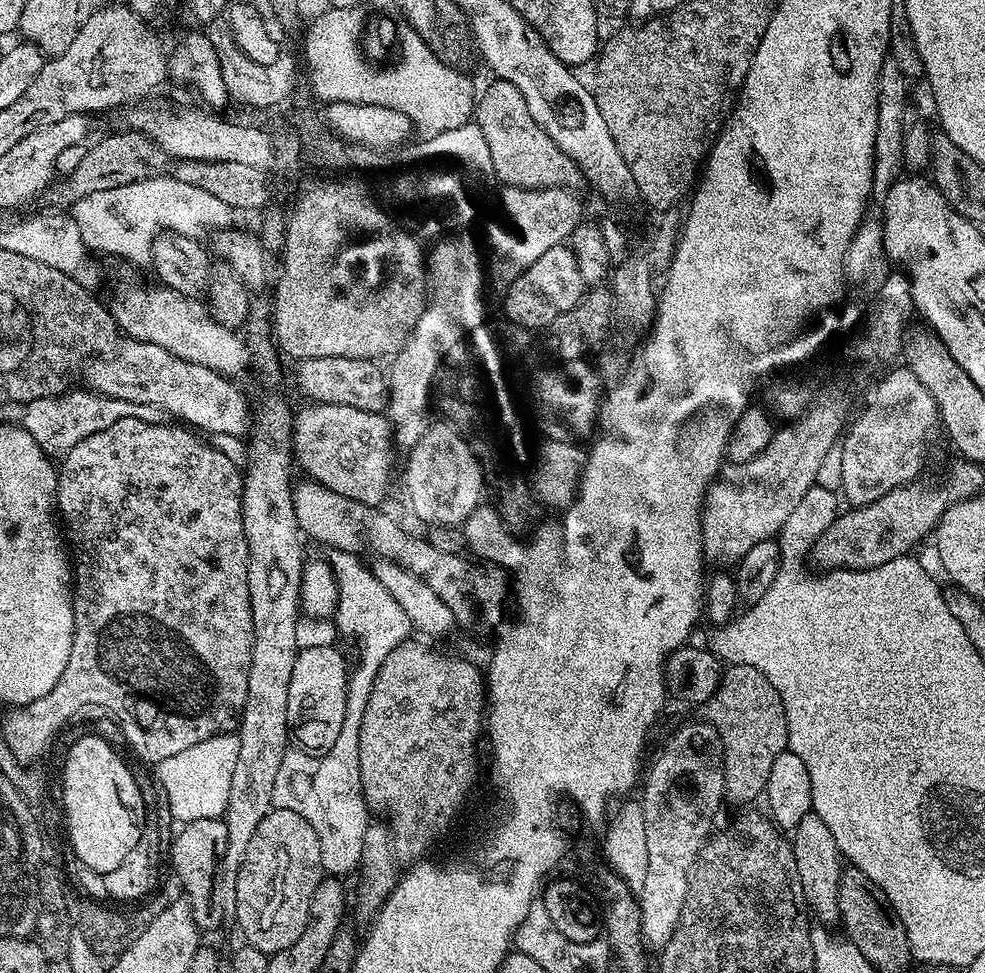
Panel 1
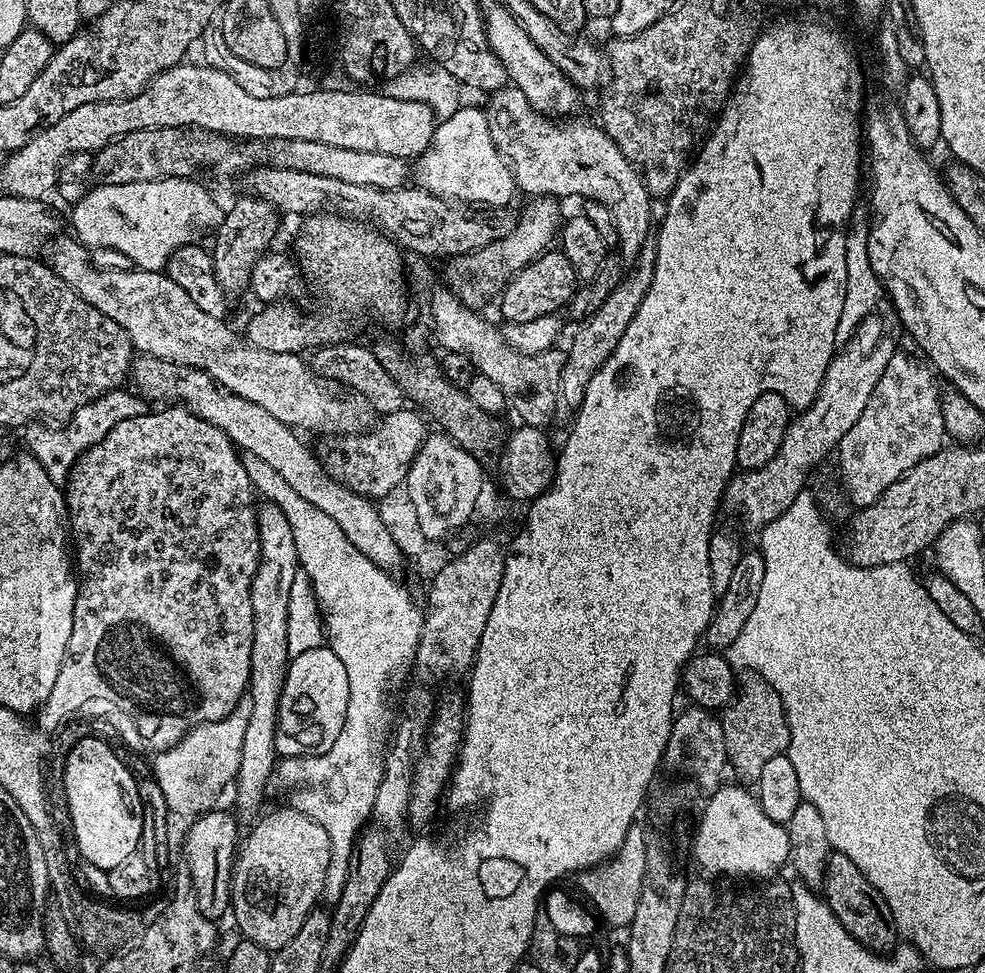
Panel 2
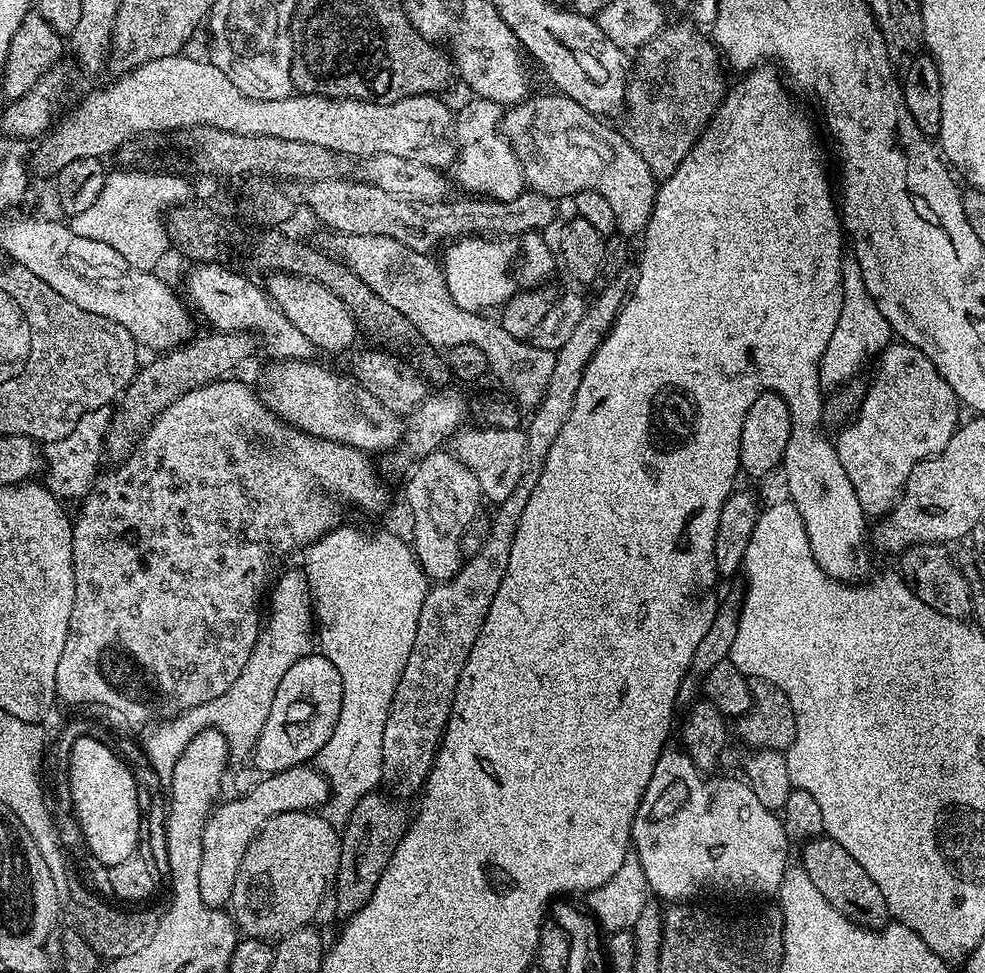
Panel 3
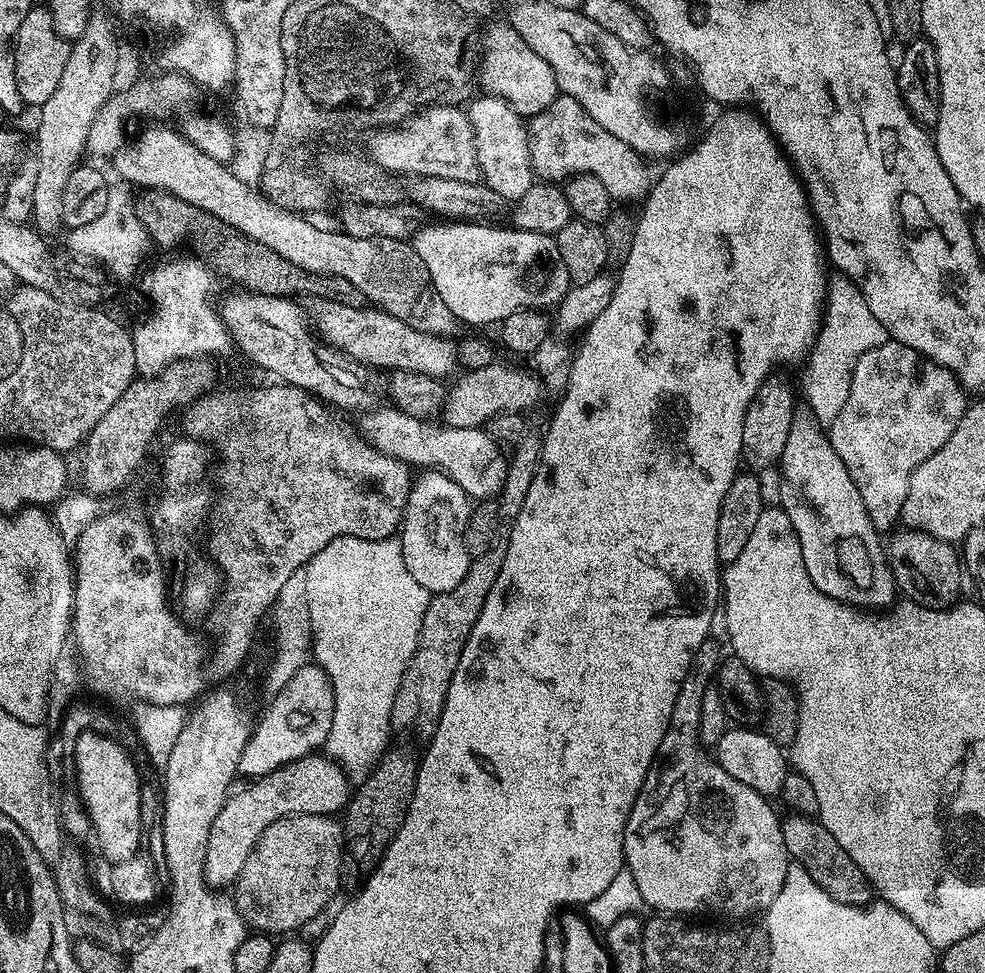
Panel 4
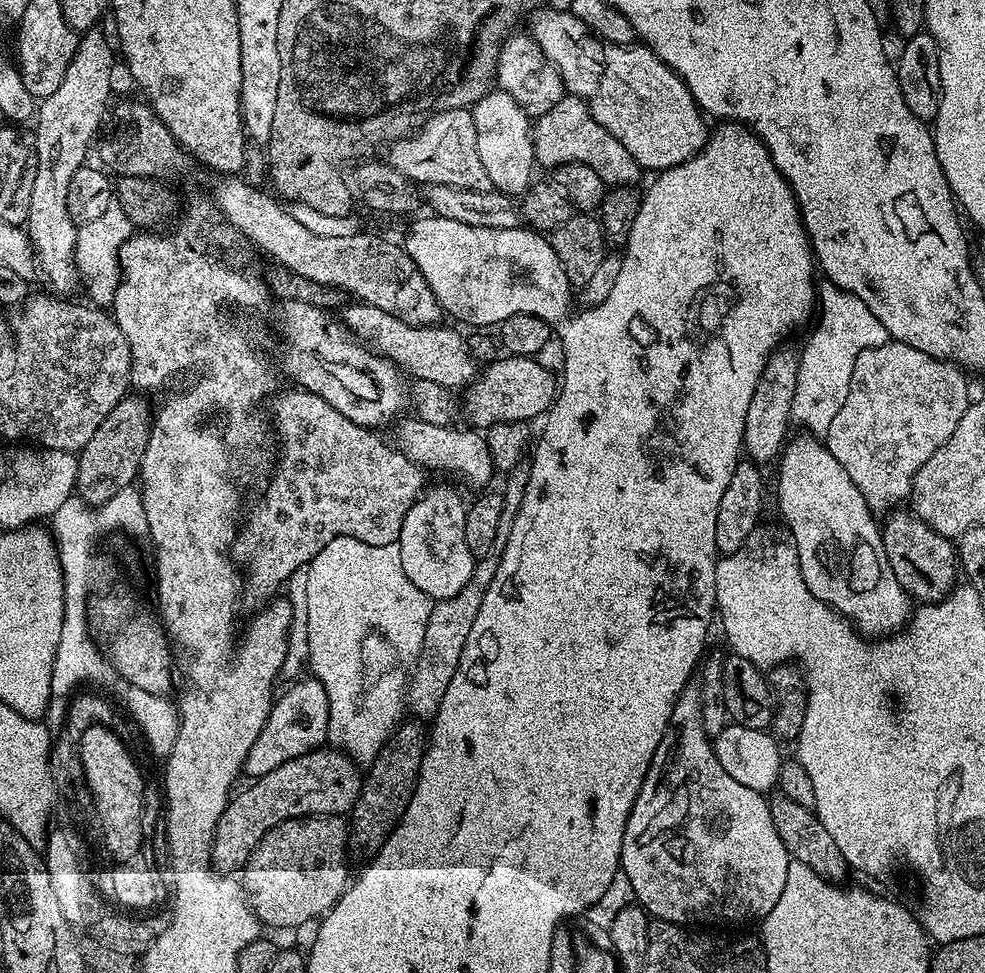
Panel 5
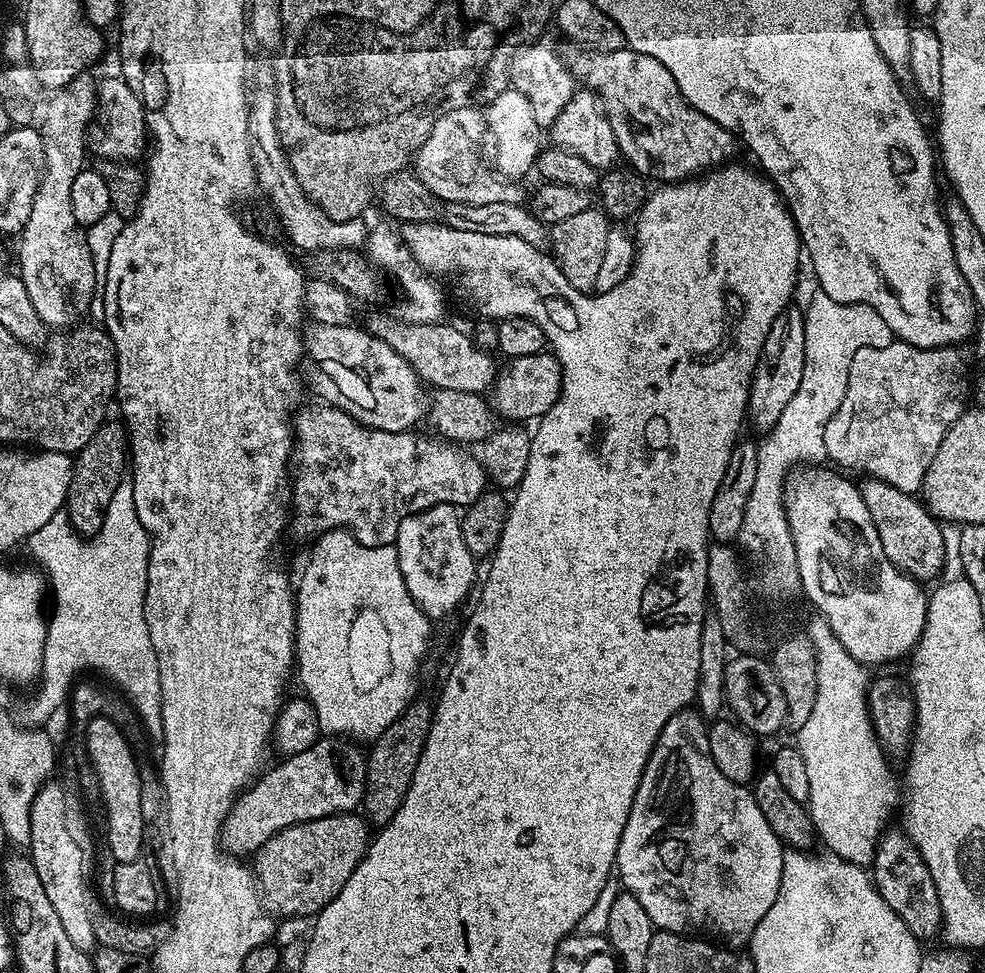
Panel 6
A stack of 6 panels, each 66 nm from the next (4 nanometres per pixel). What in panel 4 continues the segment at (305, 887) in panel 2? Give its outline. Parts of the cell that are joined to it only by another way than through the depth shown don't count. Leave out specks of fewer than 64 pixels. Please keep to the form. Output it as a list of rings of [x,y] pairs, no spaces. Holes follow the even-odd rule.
[[[300,814],[270,822],[262,838],[258,838],[250,858],[246,858],[246,866],[242,866],[242,874],[234,885],[234,903],[245,925],[260,934],[292,934],[295,928],[310,923],[335,898],[340,888],[343,858],[344,829],[339,819],[318,814]]]

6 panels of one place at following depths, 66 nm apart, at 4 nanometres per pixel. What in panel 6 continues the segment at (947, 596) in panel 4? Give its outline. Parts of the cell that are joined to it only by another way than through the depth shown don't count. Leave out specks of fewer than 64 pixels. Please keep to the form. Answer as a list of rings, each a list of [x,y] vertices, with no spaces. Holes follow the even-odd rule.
[[[865,479],[859,485],[862,502],[874,518],[874,526],[882,538],[882,550],[898,571],[914,580],[927,582],[943,573],[944,550],[941,521],[913,493],[903,492],[881,480]]]

